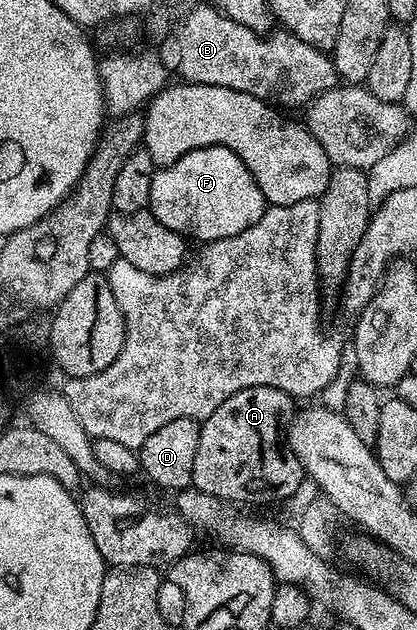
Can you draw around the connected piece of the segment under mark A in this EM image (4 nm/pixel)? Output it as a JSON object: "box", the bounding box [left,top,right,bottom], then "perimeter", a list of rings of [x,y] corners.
{"box":[191,387,305,505],"perimeter":[[[250,387],[233,393],[233,397],[213,409],[210,417],[199,423],[199,440],[193,461],[191,487],[201,493],[209,493],[209,497],[222,499],[228,505],[279,503],[282,499],[297,494],[299,486],[305,483],[305,472],[301,461],[287,446],[281,427],[279,431],[279,419],[286,420],[296,410],[295,403],[296,400],[288,391],[272,387]]]}

